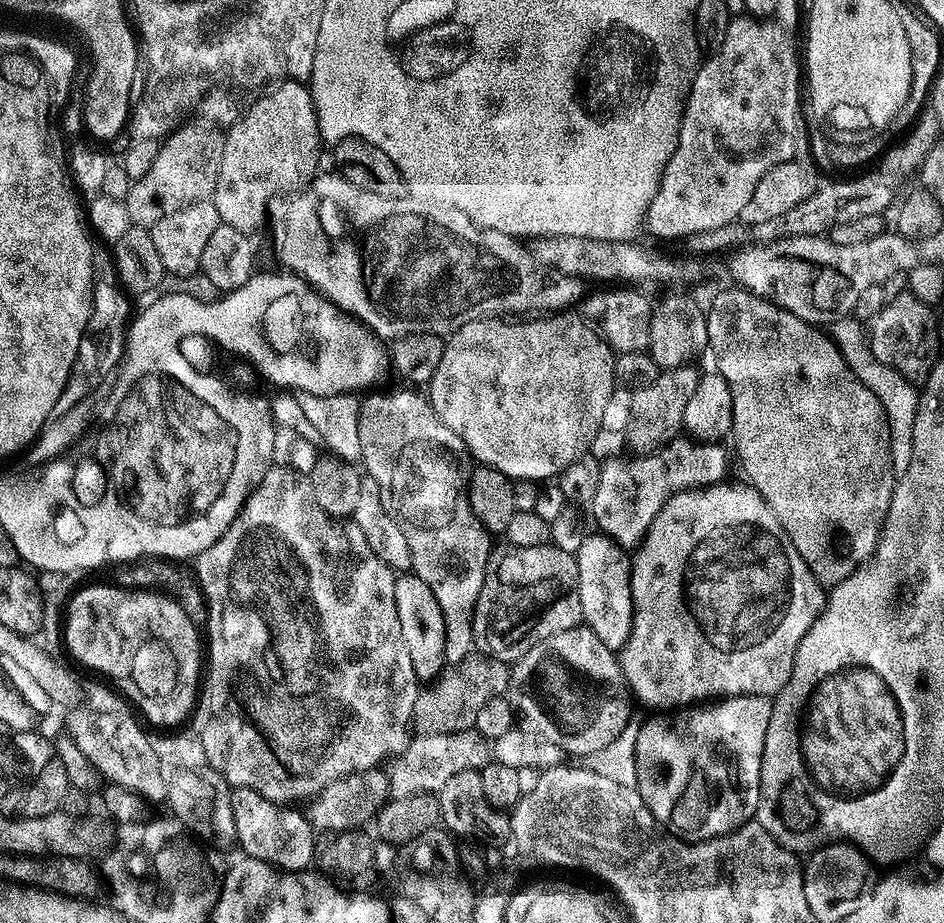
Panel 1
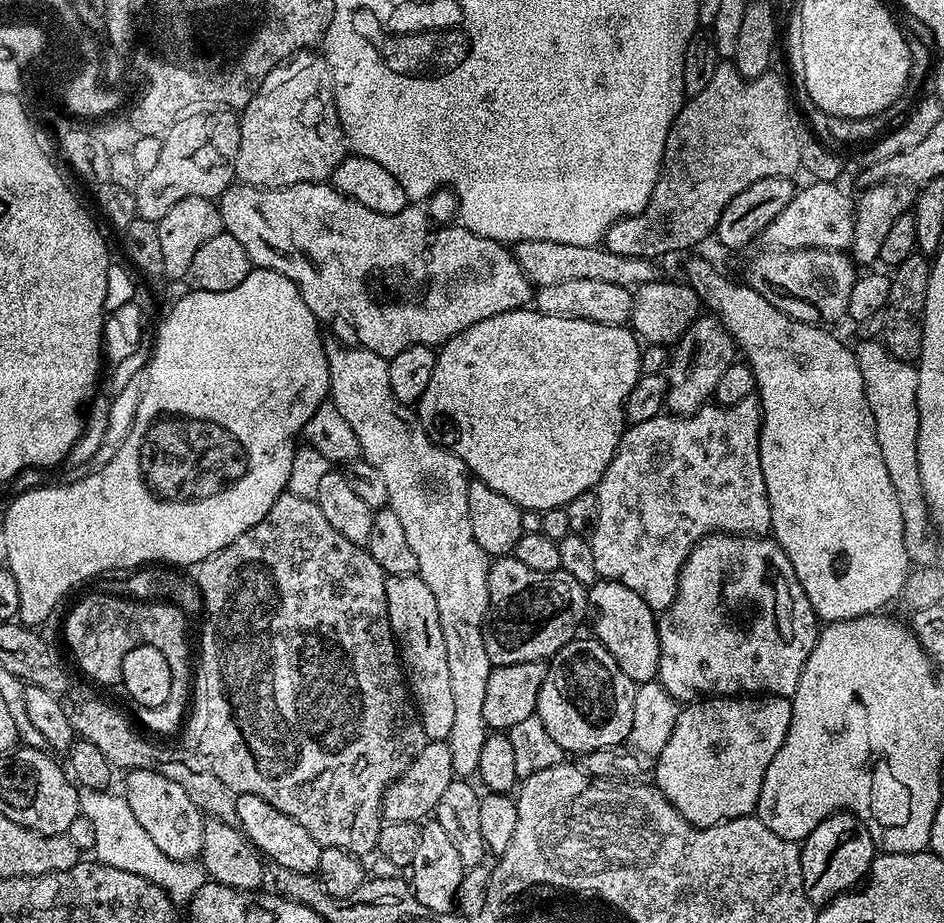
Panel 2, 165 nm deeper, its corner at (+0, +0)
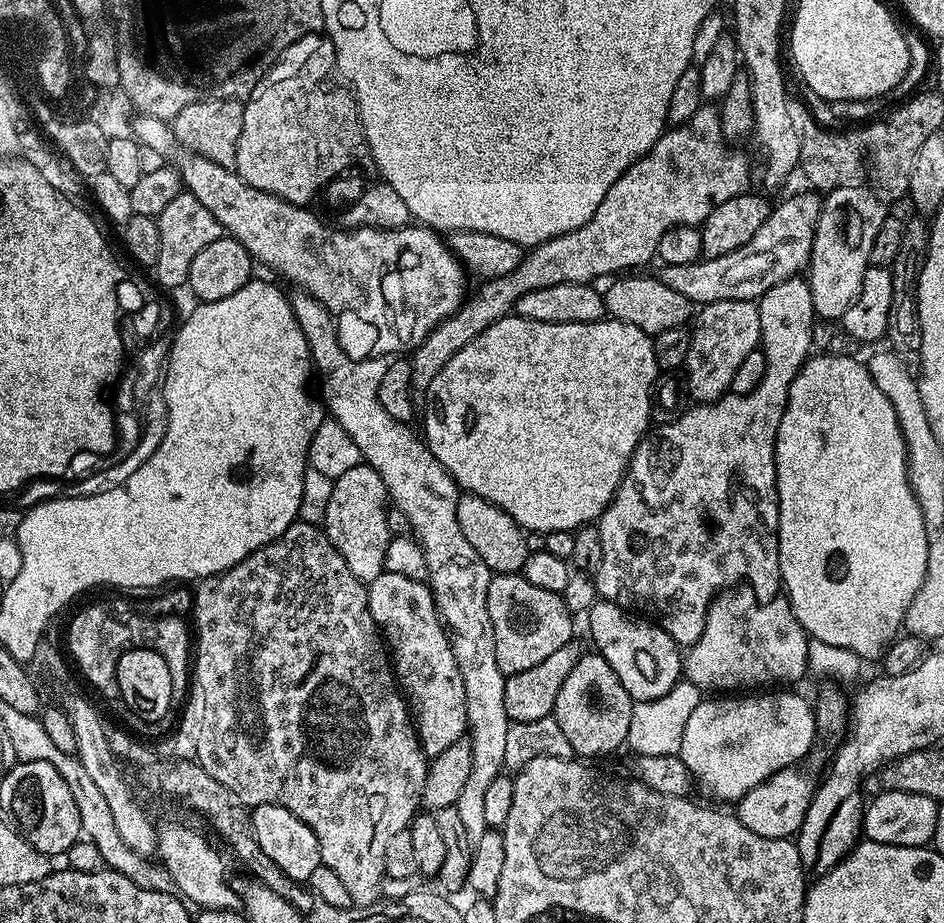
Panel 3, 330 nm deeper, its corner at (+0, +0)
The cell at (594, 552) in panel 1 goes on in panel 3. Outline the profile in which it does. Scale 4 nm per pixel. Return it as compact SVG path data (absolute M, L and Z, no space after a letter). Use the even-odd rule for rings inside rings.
M597 599L586 613L588 632L596 643L595 651L606 662L610 662L610 670L618 674L618 682L622 682L626 694L635 702L637 700L653 700L662 698L682 678L681 645L666 634L657 624L647 618L633 614L627 608L619 608L609 600Z

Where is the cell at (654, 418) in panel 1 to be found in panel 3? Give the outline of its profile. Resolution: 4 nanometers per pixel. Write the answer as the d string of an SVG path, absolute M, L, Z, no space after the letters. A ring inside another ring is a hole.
M723 300L703 305L699 309L690 331L690 354L683 371L688 372L688 392L693 401L718 400L731 389L734 370L746 354L760 348L760 309L750 300ZM700 312L700 317L699 316Z

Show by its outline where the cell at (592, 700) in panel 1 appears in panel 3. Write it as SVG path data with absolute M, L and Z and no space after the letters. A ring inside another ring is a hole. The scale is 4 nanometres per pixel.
M598 654L591 655L581 655L578 666L570 670L566 682L562 682L562 690L558 690L552 711L573 753L580 758L604 756L615 748L625 747L634 703L630 694L626 694L622 682L618 682L618 674L610 670L610 662Z

